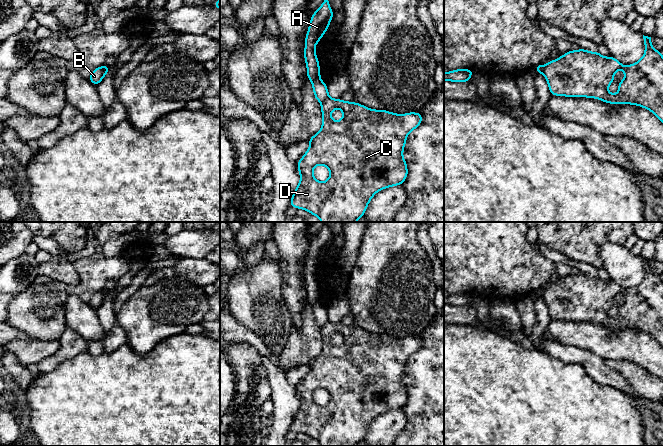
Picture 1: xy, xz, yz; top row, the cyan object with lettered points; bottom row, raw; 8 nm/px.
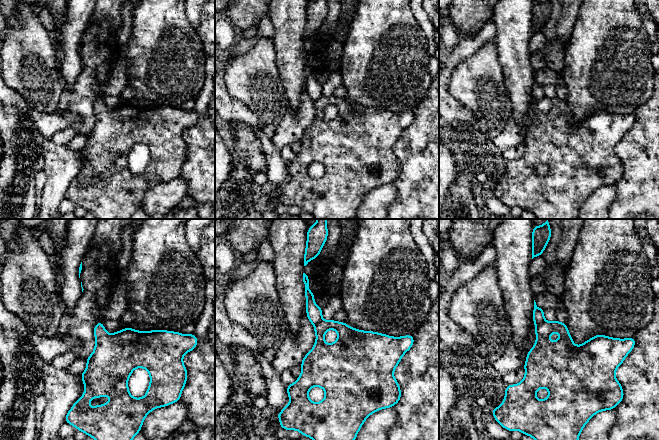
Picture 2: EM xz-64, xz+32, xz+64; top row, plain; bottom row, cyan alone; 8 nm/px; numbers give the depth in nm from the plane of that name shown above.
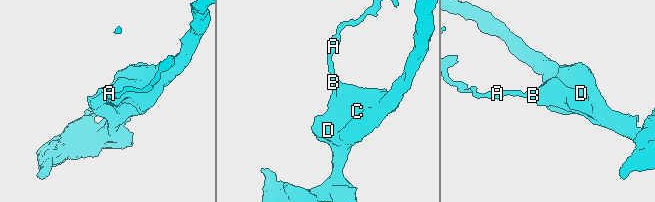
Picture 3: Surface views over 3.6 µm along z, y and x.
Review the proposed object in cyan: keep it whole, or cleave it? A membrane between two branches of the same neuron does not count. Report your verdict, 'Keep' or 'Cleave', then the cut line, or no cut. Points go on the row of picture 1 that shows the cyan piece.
Cleave. Split along xz (328, 97), (321, 103)

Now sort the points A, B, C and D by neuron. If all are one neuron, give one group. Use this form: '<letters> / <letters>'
A B / C D

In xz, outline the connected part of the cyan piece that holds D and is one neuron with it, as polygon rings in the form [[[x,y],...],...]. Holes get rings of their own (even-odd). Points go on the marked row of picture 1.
[[[332,98],[321,103],[321,111],[321,129],[308,140],[309,149],[297,164],[301,178],[290,206],[307,210],[318,216],[321,222],[356,222],[364,216],[370,200],[378,191],[402,185],[406,180],[408,169],[403,149],[408,134],[421,124],[422,115],[420,112],[395,114]],[[336,108],[343,112],[340,121],[331,117]],[[317,165],[329,169],[327,181],[319,182],[314,178],[313,169]]]

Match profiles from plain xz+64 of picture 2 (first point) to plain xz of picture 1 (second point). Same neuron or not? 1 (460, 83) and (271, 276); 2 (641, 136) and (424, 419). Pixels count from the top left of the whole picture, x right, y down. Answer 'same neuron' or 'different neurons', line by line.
1: same neuron
2: same neuron

